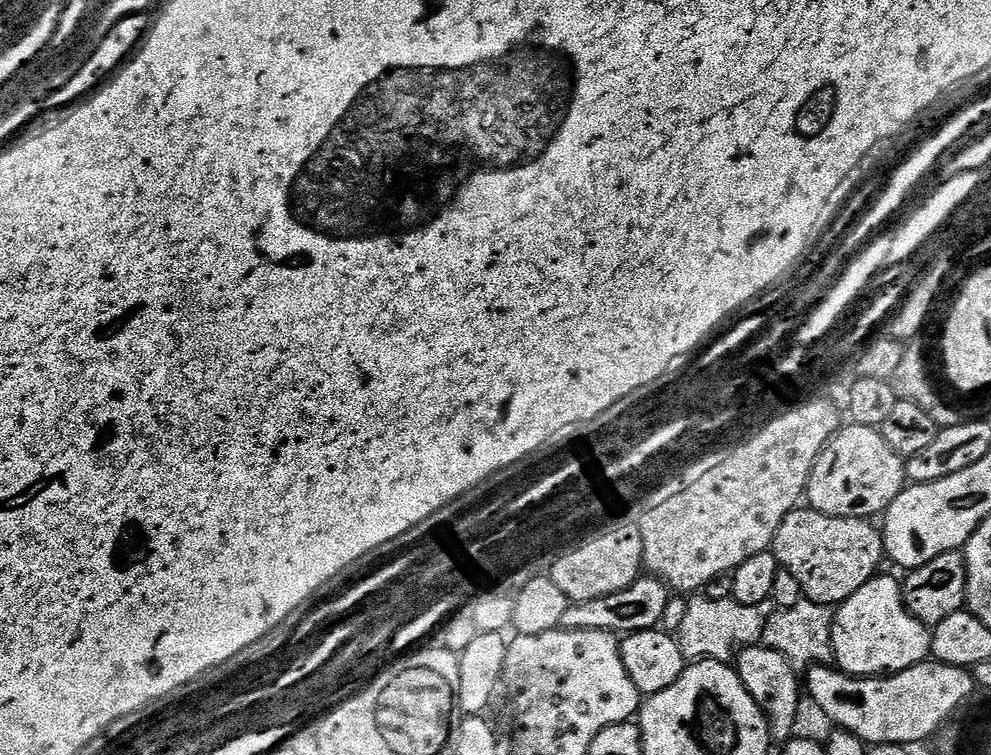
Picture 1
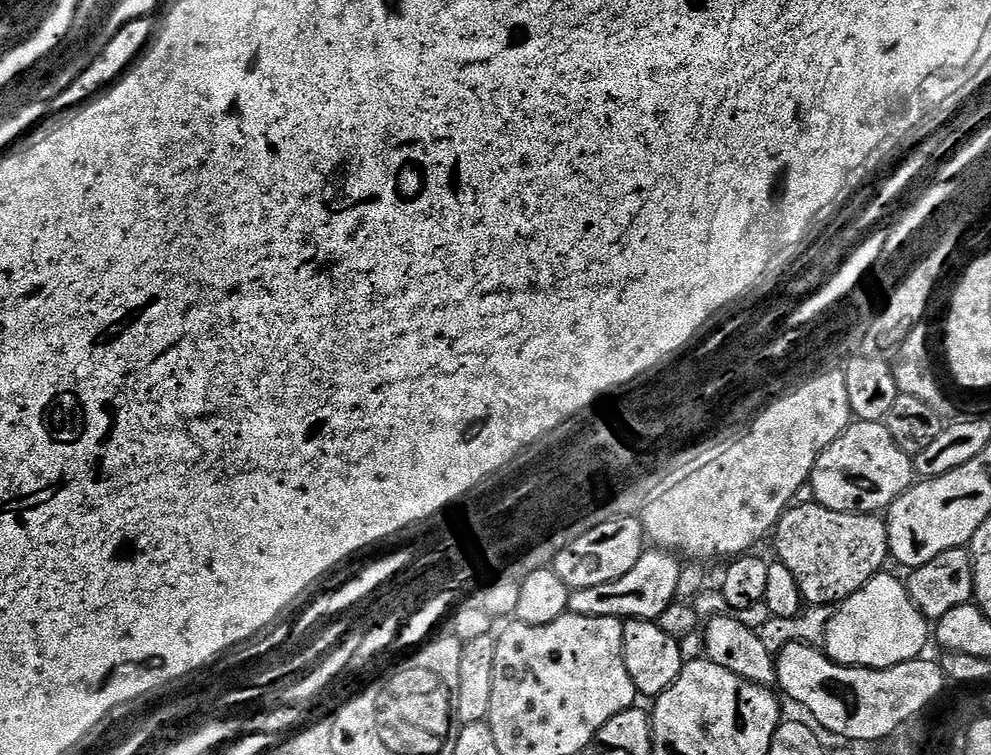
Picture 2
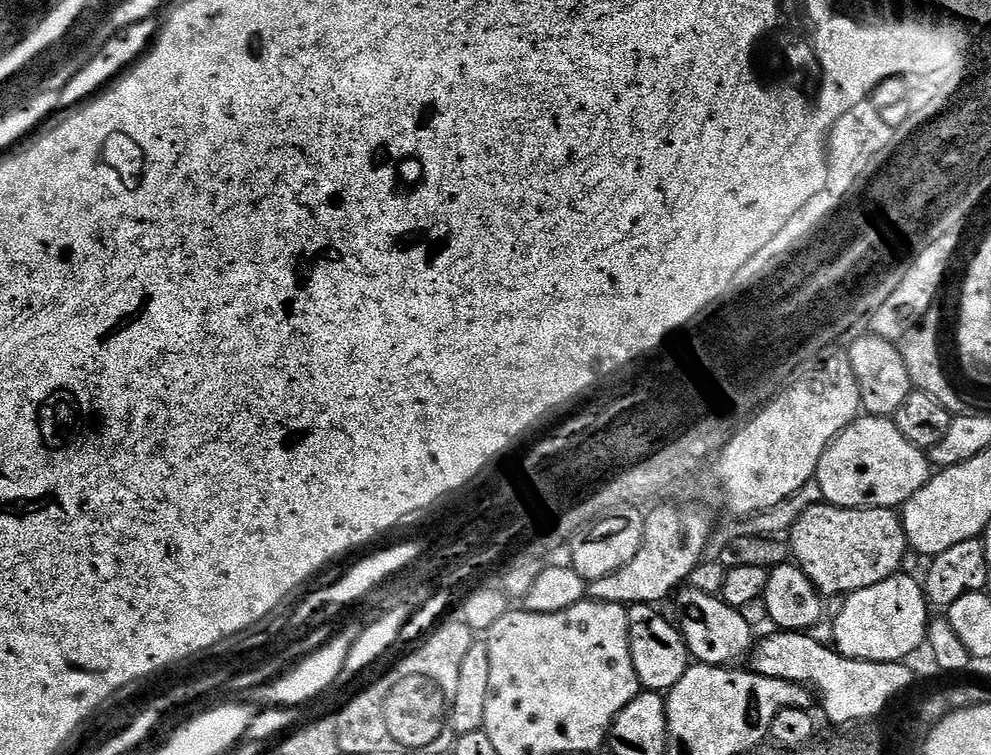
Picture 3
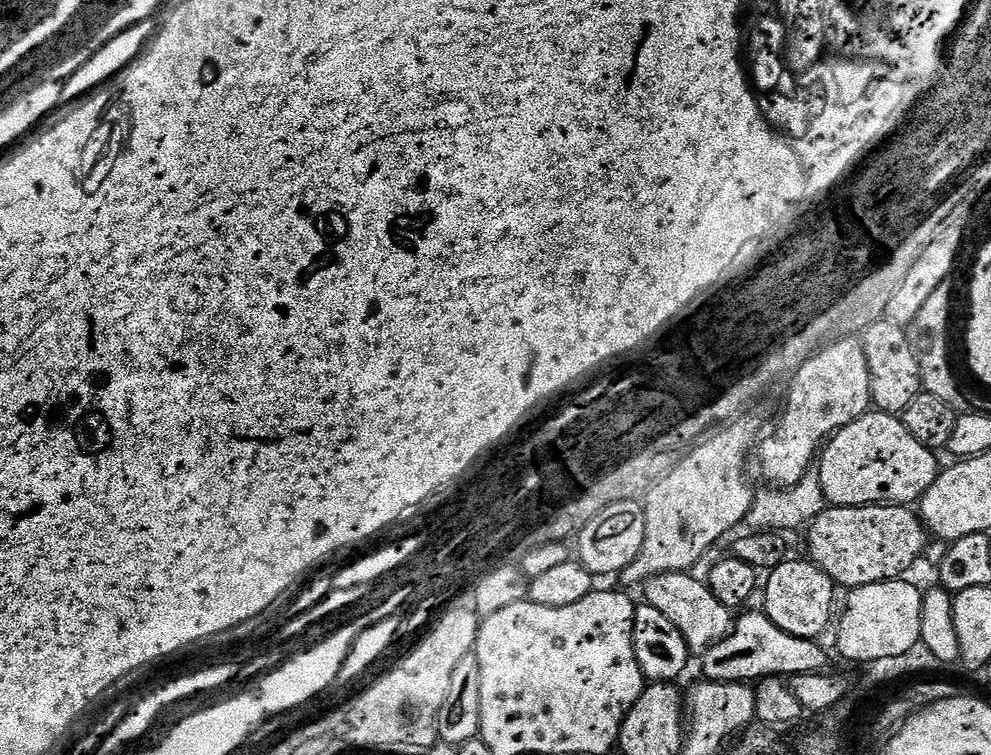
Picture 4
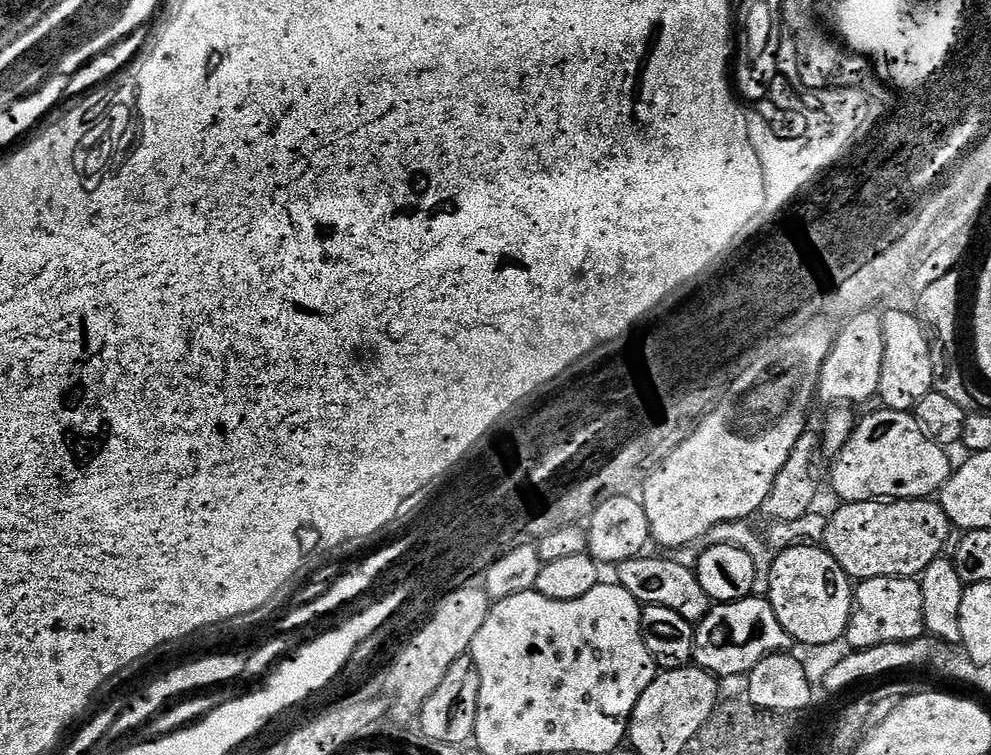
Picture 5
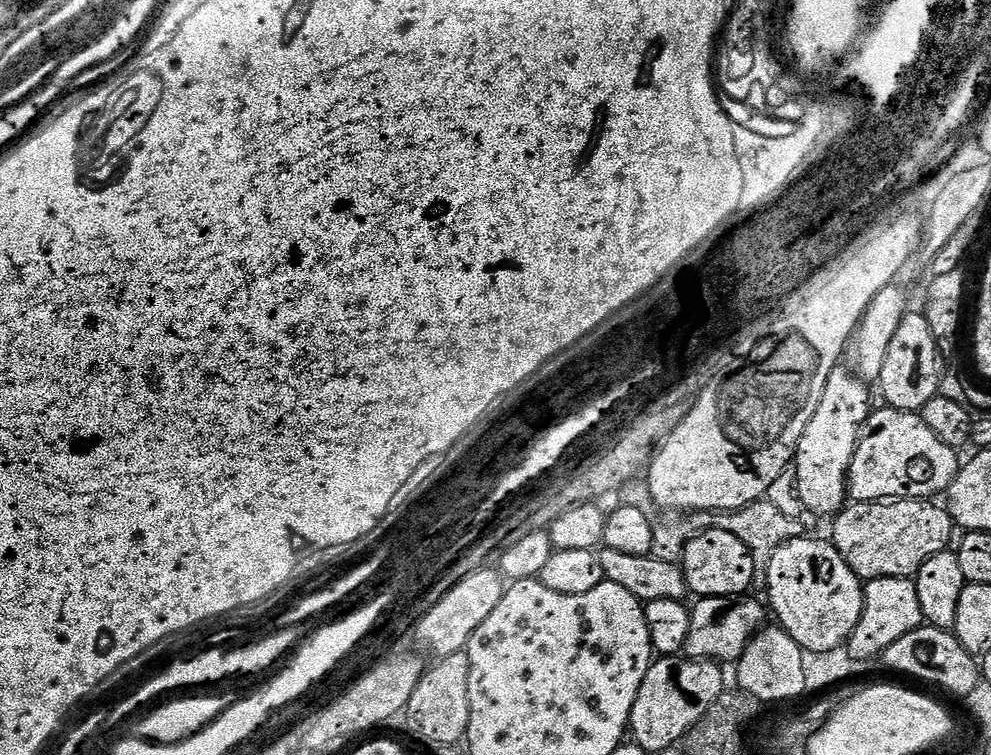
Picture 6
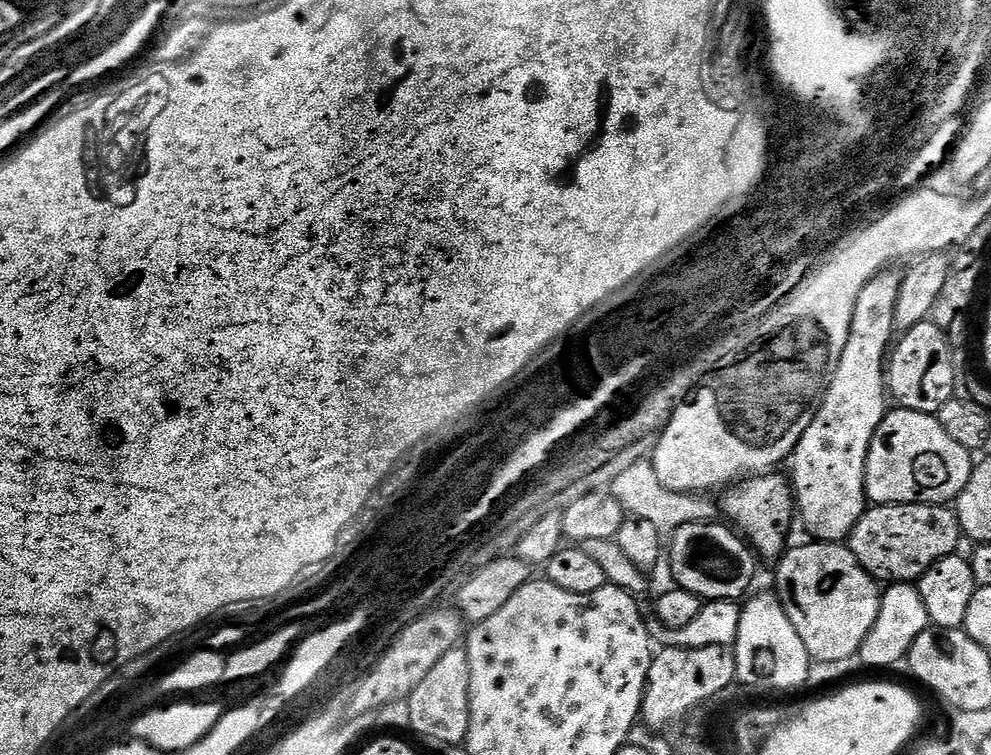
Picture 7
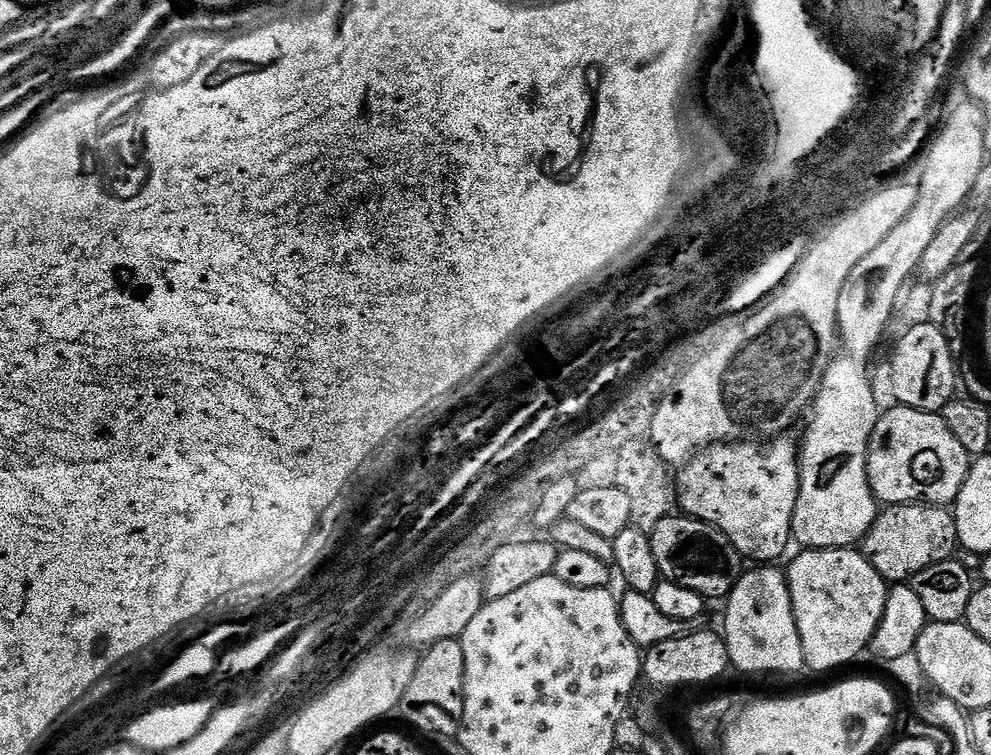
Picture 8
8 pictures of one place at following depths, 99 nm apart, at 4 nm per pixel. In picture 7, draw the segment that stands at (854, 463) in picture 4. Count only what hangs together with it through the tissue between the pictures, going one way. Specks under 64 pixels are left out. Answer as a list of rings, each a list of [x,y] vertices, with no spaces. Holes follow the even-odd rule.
[[[899,406],[885,411],[884,421],[876,428],[864,463],[864,490],[867,499],[877,504],[943,504],[955,501],[966,486],[974,467],[973,453],[966,451],[942,426],[935,415]]]

